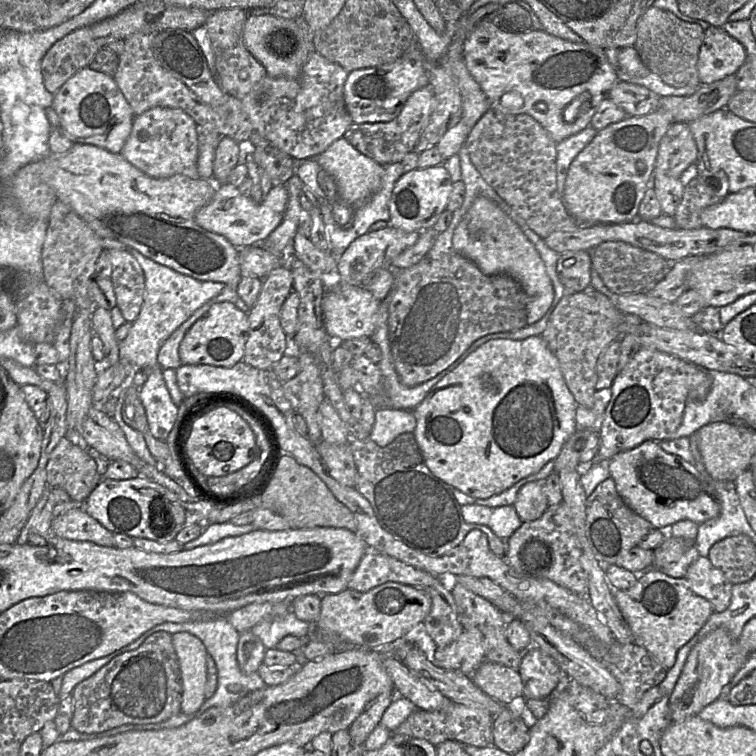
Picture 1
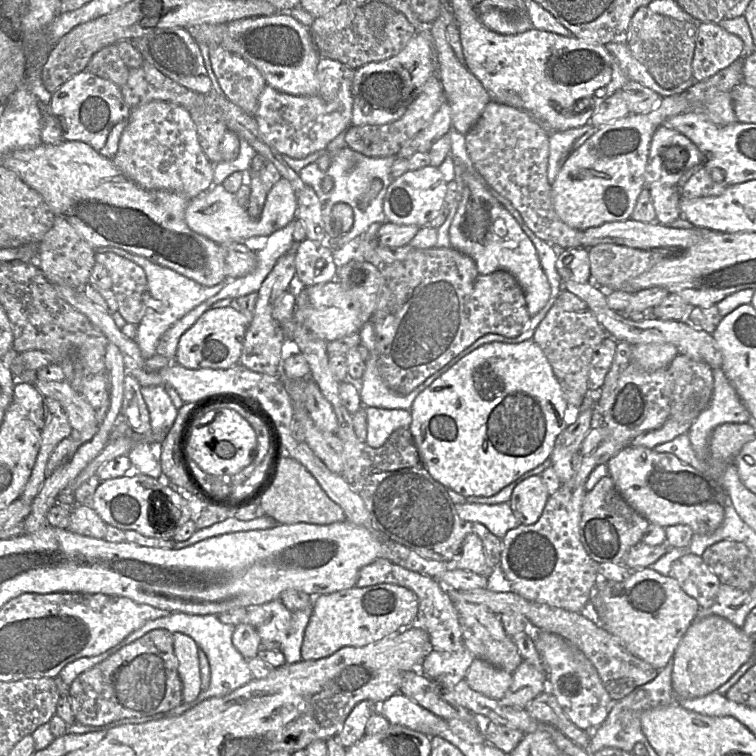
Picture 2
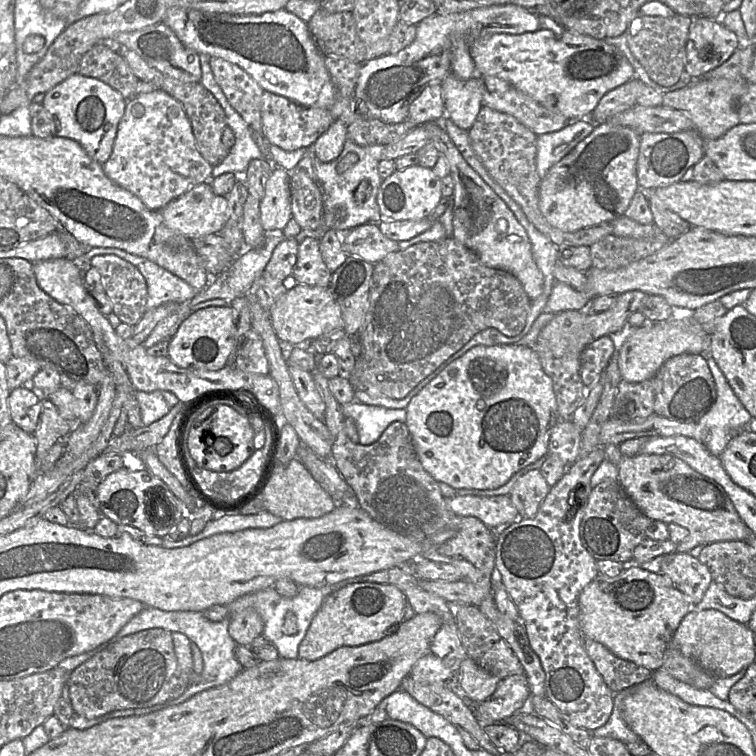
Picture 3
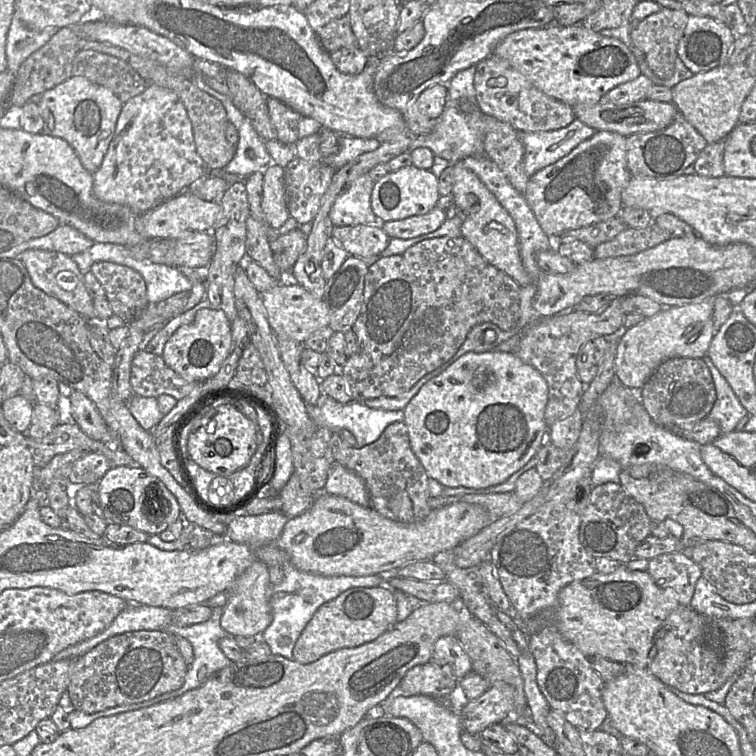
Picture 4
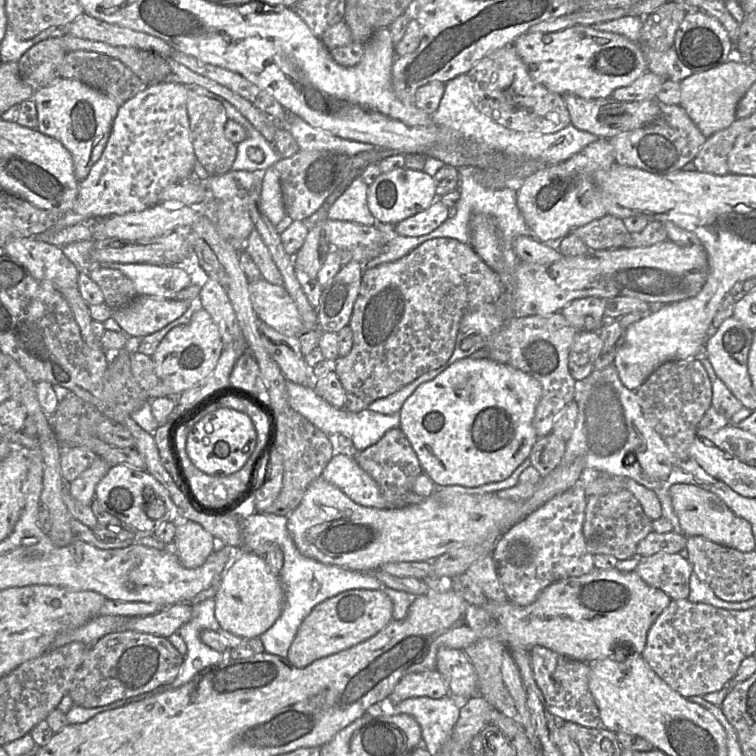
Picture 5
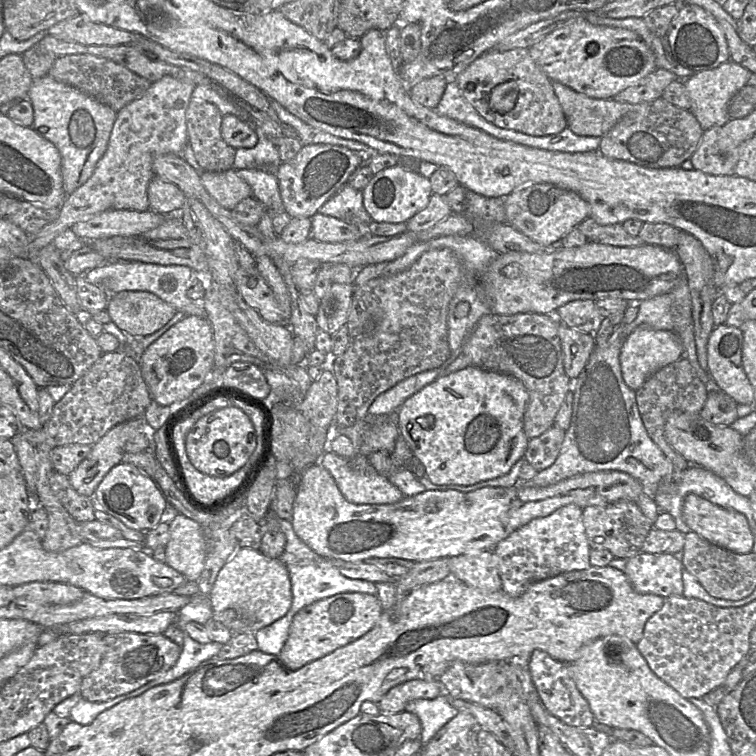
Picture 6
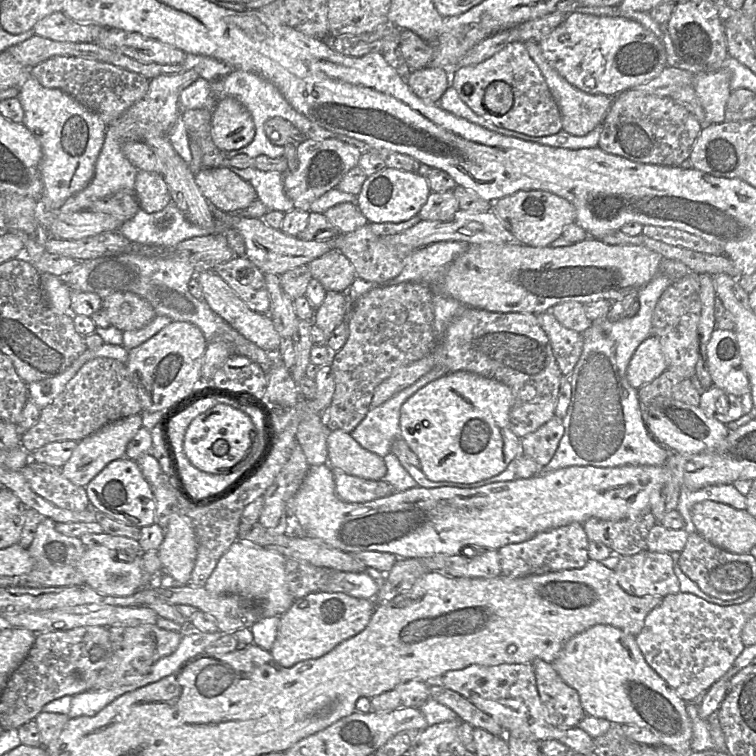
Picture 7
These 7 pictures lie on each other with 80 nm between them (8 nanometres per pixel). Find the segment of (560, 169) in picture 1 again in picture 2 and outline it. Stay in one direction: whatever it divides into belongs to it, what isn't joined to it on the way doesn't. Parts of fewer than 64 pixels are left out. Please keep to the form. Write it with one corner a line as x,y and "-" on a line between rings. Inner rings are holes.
588,123
582,127
549,134
547,178
551,185
571,153
591,137
596,129

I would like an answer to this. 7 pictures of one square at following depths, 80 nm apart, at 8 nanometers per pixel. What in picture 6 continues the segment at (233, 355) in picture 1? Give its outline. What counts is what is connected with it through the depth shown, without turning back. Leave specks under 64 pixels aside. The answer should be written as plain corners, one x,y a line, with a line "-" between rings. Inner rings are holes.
187,316
153,342
139,358
142,377
152,399
170,406
182,402
198,388
214,368
212,325
207,317

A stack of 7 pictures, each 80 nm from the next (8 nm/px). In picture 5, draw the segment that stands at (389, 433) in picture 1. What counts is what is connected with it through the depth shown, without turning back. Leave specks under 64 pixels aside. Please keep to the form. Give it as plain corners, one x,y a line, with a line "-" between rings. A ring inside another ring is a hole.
287,381
286,389
288,394
289,406
296,412
309,420
314,426
328,436
344,435
348,437
354,445
356,452
360,452
376,444
384,434
400,426
399,413
384,415
364,409
360,412
349,412
343,408
336,408
321,398
312,387
296,384

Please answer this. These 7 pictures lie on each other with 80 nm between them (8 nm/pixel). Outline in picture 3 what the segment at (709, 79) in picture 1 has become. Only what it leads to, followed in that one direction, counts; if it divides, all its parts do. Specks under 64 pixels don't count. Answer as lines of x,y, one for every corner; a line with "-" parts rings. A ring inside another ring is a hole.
693,18
686,44
685,71
699,79
722,65
738,48
738,37
720,20

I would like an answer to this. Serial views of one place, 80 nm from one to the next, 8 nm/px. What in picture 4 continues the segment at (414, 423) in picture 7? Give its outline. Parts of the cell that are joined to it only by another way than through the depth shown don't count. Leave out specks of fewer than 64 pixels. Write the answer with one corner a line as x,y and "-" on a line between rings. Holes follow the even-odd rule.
486,351
482,353
467,352
448,366
439,375
429,380
404,408
404,424
407,427
410,447
421,462
426,474
444,487
487,488
505,482
513,473
522,468
533,458
547,434
548,426
544,420
544,412
548,401
548,386
542,375
532,366
524,363
513,352

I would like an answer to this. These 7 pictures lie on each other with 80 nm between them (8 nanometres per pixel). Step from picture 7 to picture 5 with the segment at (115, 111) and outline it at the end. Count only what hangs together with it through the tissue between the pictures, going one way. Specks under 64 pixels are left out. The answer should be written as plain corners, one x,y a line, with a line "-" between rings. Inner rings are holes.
81,50
66,54
62,62
60,78
78,80
107,95
119,106
148,86
119,60
97,52

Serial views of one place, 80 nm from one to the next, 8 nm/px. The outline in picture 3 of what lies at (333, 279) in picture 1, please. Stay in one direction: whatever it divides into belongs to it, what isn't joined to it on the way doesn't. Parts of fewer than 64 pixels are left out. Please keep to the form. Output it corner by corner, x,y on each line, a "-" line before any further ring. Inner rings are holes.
307,237
298,249
297,261
292,271
292,277
298,283
328,287
332,273
326,267
320,252
320,239

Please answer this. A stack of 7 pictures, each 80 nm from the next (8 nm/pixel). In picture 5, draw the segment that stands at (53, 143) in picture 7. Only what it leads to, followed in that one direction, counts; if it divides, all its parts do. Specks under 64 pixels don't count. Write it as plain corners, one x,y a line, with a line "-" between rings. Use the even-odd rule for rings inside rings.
59,78
33,92
38,126
36,130
58,140
70,153
76,179
81,182
100,159
109,139
119,105
107,95
74,79

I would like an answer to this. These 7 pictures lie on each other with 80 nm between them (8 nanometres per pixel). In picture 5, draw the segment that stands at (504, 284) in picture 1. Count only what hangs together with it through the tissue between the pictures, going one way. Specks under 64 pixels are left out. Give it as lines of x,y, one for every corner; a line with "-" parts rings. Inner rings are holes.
447,237
428,240
397,261
384,263
375,268
365,270
348,325
353,333
352,349
348,355
339,357
335,361
335,373
346,393
346,402
342,408
354,413
368,409
368,406
375,400
387,397
421,375
443,366
454,352
460,323
464,315
478,307
479,304
495,303
503,292
504,286
500,276
478,256
470,244
464,244
456,239

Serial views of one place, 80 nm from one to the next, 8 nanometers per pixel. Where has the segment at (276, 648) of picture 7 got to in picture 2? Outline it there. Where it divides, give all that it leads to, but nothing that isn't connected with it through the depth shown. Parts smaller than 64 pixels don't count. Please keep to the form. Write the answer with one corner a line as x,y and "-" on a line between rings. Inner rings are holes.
395,584
352,587
316,596
313,612
304,632
301,658
304,661
326,658
343,647
365,647
414,625
418,613
417,596

